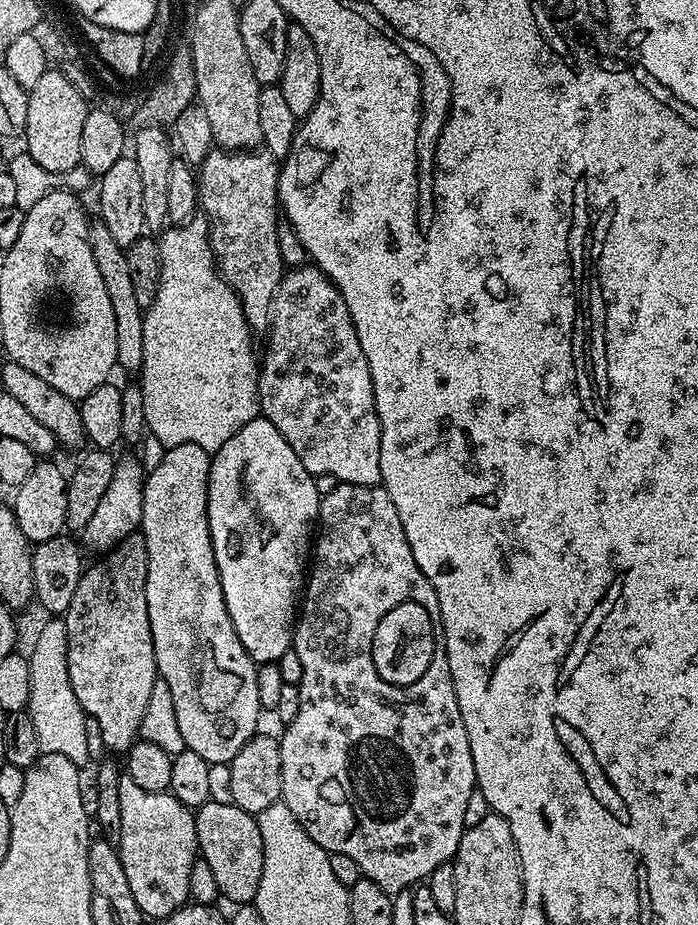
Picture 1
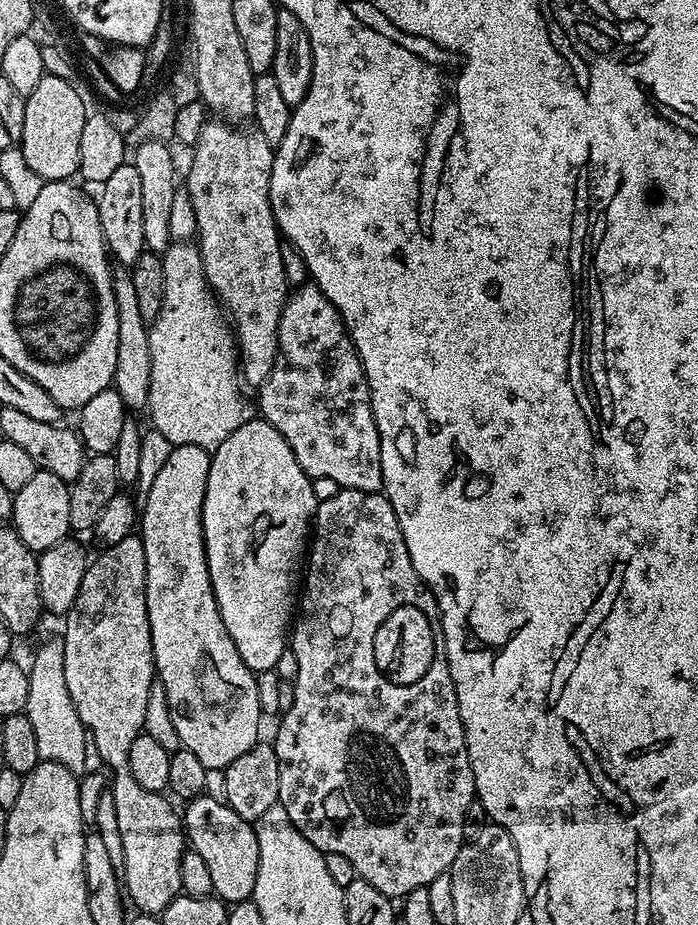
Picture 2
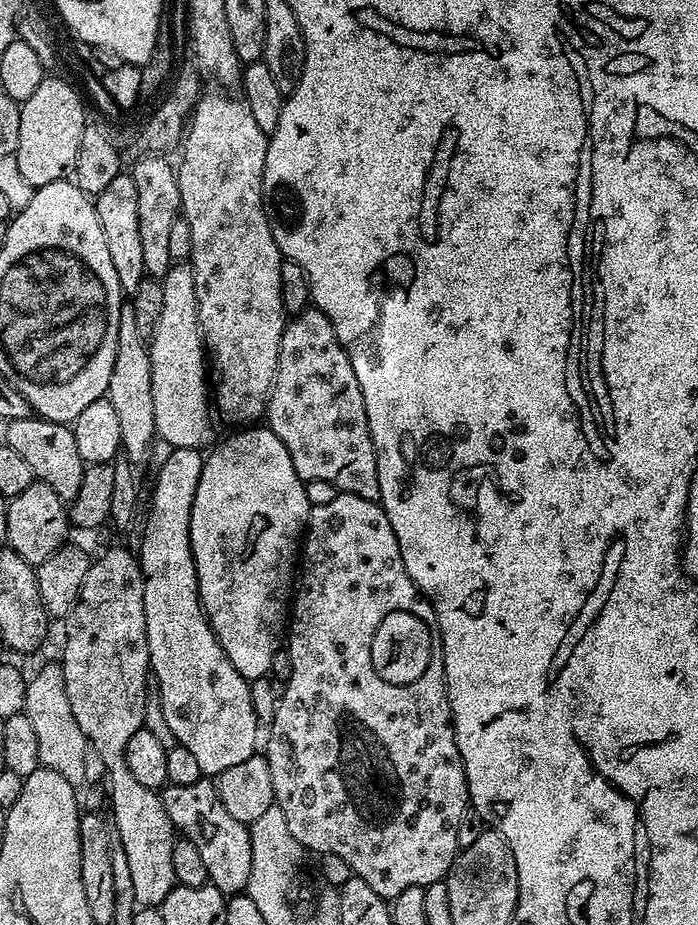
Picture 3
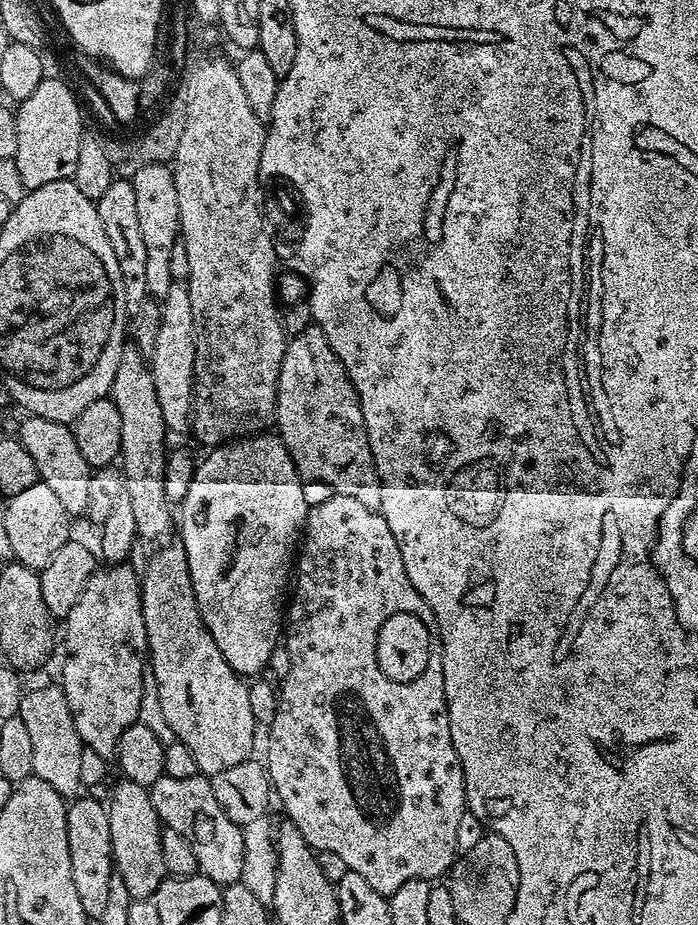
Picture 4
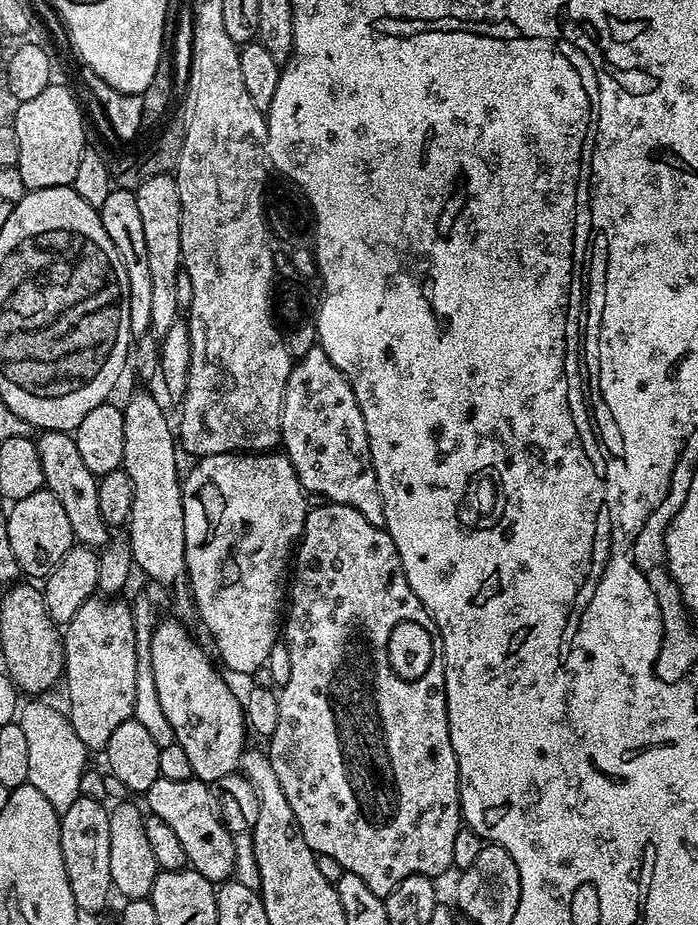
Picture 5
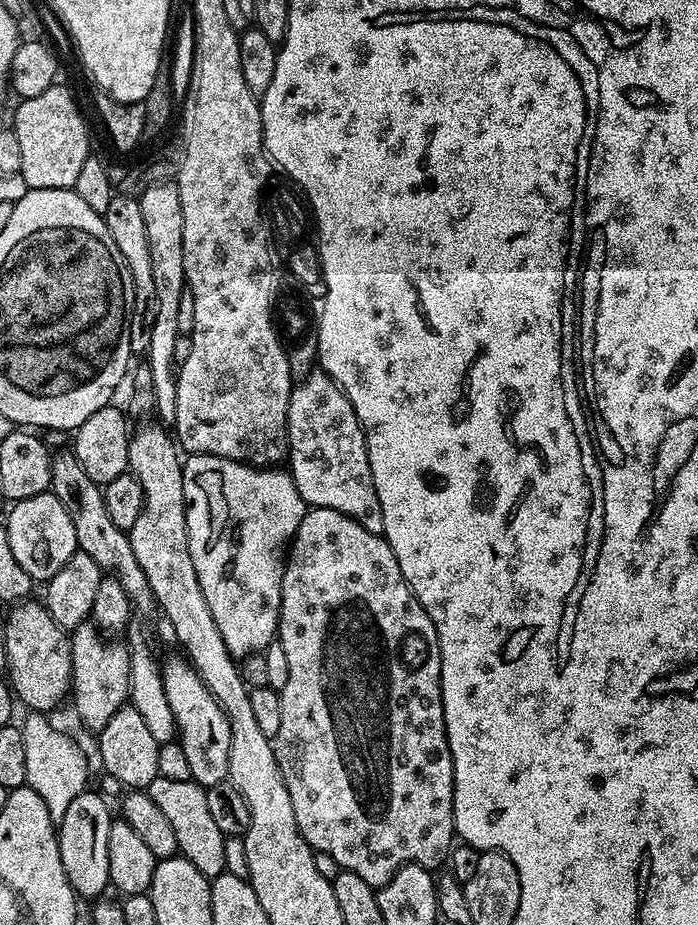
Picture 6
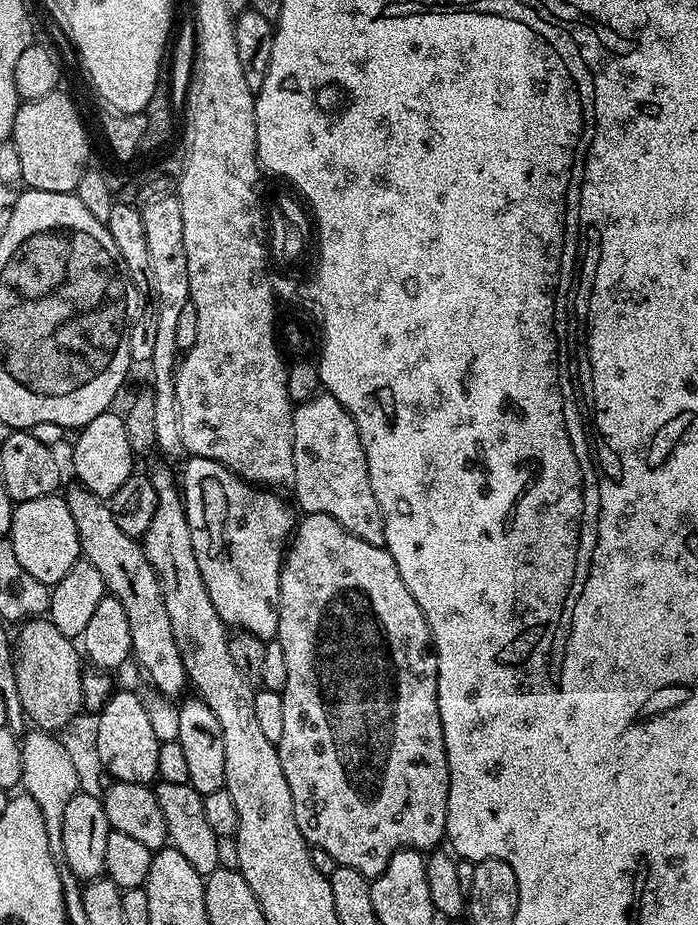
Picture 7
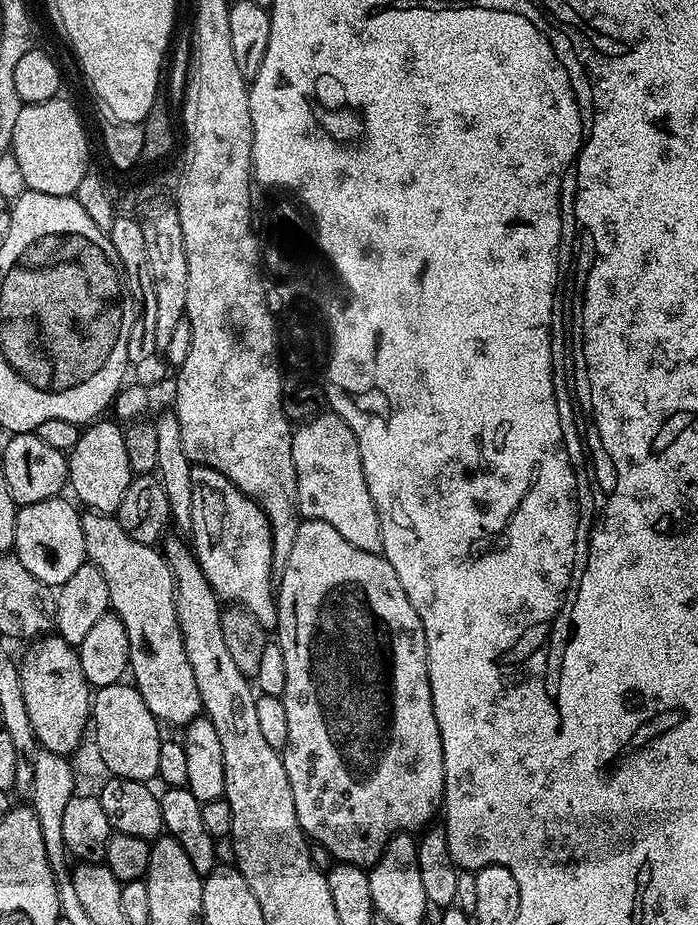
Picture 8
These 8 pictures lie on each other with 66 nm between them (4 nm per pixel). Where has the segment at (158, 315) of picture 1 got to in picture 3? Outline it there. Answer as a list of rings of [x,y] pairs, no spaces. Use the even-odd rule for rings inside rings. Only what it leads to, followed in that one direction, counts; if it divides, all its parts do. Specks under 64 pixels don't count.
[[[184,262],[173,263],[172,267],[168,269],[167,274],[162,277],[164,289],[162,290],[162,315],[158,317],[158,326],[154,326],[154,334],[150,338],[148,346],[148,353],[150,354],[150,382],[154,390],[154,422],[156,426],[156,435],[162,441],[168,443],[169,449],[174,448],[199,448],[203,449],[204,444],[211,445],[212,440],[212,420],[208,417],[208,408],[210,412],[210,364],[206,359],[206,349],[204,346],[204,337],[200,334],[200,322],[196,312],[196,283],[192,277],[191,267]]]

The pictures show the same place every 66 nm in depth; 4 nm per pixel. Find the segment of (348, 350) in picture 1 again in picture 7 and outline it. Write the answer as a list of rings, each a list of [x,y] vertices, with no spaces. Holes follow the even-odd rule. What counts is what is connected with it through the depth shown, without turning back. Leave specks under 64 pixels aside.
[[[317,394],[295,405],[292,425],[294,426],[294,489],[296,488],[296,500],[300,503],[299,511],[304,514],[309,512],[326,514],[334,518],[334,522],[341,524],[350,534],[371,544],[383,545],[386,526],[382,510],[378,506],[378,498],[374,498],[374,490],[370,490],[366,454],[352,415],[345,410],[342,402],[338,402],[338,398]]]

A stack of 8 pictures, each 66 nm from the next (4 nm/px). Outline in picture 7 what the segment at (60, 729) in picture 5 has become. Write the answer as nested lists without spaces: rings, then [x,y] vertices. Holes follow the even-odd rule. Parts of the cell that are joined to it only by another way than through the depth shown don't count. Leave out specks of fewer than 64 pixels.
[[[43,730],[25,731],[20,749],[22,750],[23,791],[30,798],[34,798],[34,802],[38,802],[38,810],[42,810],[42,822],[46,822],[50,854],[58,866],[63,865],[62,814],[66,814],[66,805],[70,803],[70,798],[74,798],[80,791],[78,773],[67,753],[64,740],[59,735]]]

